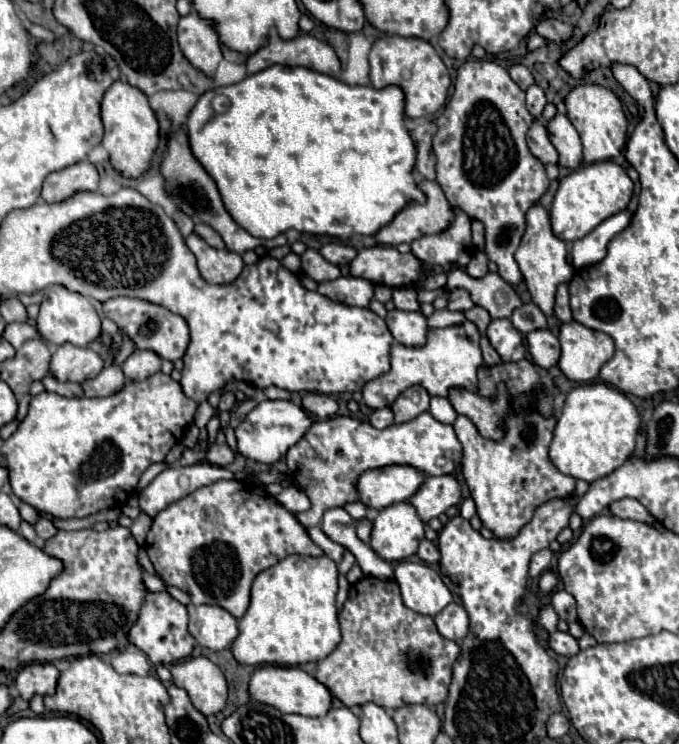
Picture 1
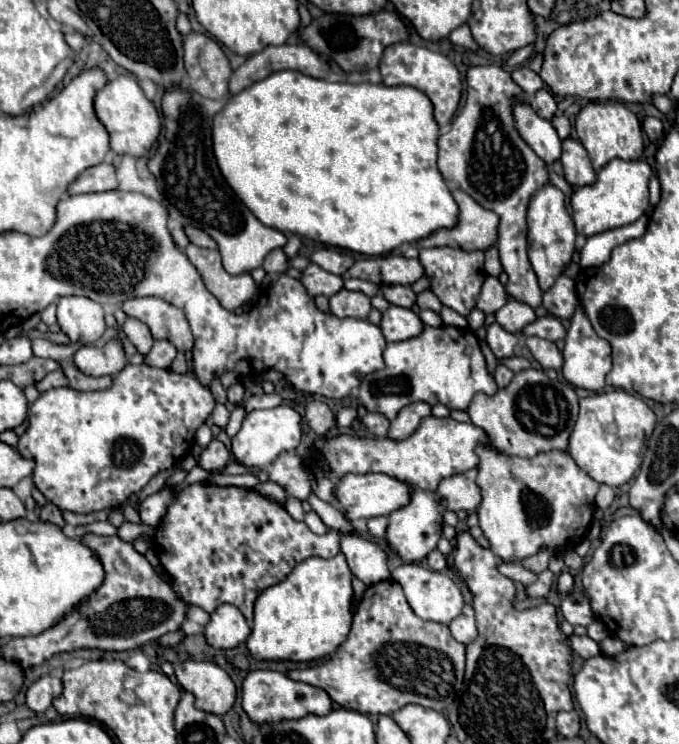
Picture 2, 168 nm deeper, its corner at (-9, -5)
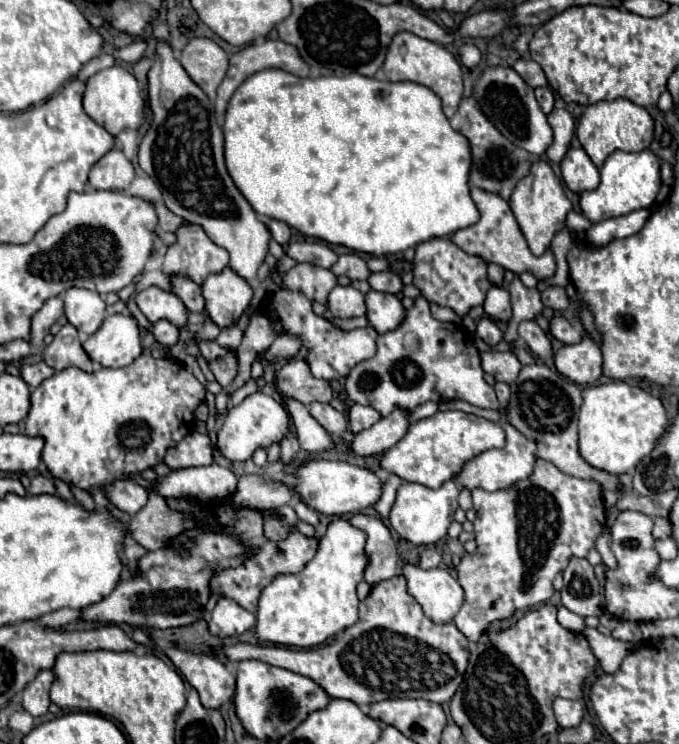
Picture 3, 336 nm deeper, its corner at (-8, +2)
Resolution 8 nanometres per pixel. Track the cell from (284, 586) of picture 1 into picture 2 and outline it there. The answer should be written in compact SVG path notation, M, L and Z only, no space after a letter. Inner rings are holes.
M343 553L331 559L309 557L277 585L267 587L255 601L253 631L247 649L261 661L317 661L331 655L351 629L351 569Z

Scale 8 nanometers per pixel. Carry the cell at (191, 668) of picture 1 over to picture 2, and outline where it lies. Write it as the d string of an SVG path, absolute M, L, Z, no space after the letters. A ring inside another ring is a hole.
M183 661L175 667L179 685L195 695L195 707L213 715L225 715L235 703L235 683L211 661Z

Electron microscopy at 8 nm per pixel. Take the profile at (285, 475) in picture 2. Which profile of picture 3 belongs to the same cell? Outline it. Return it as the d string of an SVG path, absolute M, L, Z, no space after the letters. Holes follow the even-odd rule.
M286 434L284 440L280 442L280 446L282 446L282 460L284 460L286 464L292 462L294 456L298 454L298 450L300 450L300 444L298 444L296 436L292 436L292 434Z

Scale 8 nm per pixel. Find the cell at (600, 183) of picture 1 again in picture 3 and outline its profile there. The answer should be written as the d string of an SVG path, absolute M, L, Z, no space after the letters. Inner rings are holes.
M616 150L610 154L600 168L600 186L592 192L582 192L580 194L580 208L586 218L592 222L602 222L612 216L624 216L628 212L640 210L640 208L650 208L660 192L660 158L652 150L642 150L642 152L622 152Z

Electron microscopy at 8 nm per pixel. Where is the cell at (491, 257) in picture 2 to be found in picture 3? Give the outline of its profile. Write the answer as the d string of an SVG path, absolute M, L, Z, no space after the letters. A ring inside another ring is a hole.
M488 264L488 276L494 286L504 286L504 268L498 264Z

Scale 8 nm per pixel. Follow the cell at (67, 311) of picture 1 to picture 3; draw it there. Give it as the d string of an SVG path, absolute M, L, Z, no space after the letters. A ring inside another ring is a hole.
M70 288L64 292L66 318L82 334L94 334L106 316L106 304L98 292L84 288Z

